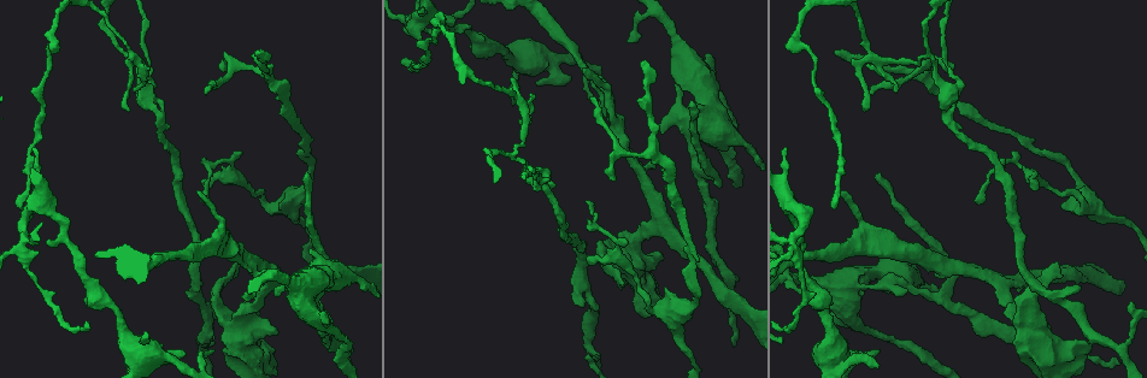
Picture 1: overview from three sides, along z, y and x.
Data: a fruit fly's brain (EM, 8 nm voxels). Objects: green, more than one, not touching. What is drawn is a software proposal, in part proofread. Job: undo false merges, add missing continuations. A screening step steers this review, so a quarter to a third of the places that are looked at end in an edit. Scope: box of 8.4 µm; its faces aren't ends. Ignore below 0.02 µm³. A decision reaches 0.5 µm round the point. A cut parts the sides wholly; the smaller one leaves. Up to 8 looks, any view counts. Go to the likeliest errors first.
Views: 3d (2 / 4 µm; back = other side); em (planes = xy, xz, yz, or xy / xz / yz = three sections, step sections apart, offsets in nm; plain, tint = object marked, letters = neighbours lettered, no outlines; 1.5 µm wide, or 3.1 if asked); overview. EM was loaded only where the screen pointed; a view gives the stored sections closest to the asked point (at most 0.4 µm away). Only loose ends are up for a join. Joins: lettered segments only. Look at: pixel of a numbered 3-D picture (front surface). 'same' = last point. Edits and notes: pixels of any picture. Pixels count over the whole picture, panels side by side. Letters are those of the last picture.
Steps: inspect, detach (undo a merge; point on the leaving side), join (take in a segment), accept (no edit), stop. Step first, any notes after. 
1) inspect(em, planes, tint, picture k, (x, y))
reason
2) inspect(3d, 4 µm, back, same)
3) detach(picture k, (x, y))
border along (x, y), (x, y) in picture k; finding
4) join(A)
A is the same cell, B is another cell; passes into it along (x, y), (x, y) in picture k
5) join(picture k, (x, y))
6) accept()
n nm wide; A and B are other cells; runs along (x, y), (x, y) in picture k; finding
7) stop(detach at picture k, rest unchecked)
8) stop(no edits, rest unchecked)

inspect(em, planes, letters, picture 1, (623, 282))
branch stops here

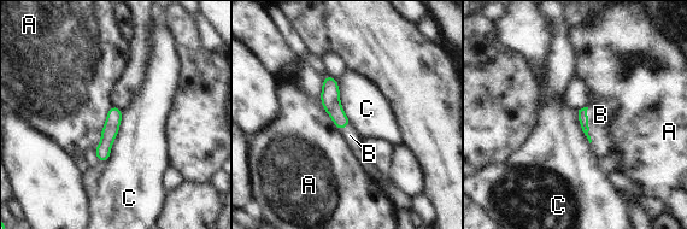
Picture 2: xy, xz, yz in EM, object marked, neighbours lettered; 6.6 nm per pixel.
join(B)
B is the same cell, A and C are other cells; passes into it along (582, 113), (587, 125), (600, 115) in picture 2; the cell continues

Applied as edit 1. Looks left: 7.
inspect(overview)

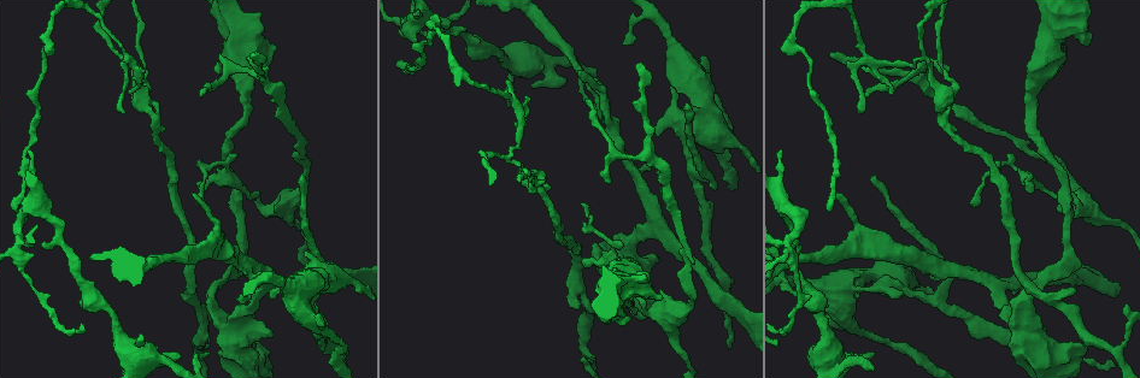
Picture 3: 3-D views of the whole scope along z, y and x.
inspect(em, planes, tint, picture 3, (1034, 190))
free end

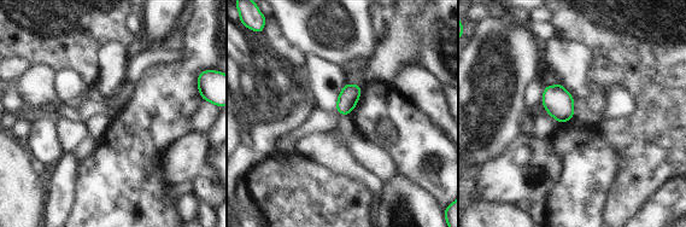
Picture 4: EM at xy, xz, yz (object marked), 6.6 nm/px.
inspect(em, planes, letters, same)
what lies round it

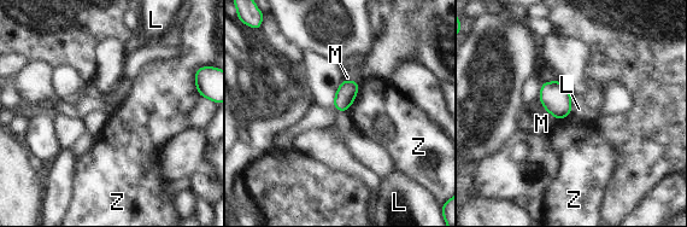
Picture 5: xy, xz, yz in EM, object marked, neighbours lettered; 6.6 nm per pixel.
accept()
L, M and Z are other cells; border along (570, 94), (571, 114) in picture 5; none of them fits

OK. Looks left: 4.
inspect(3d, 4 µm, picture 3, (74, 270))
sudden change in width

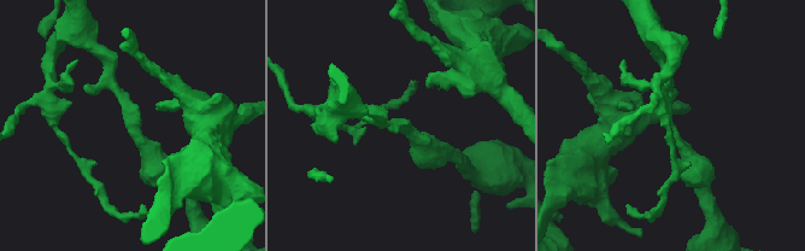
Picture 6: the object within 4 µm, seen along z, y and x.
inspect(em, xy, step 8, tint, picture 6, (407, 123))
arms of 160, 360 nm; need the tissue

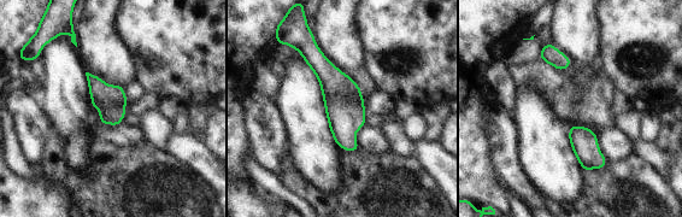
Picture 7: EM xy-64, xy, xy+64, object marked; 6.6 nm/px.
inspect(em, yz, step 4, letters, same)

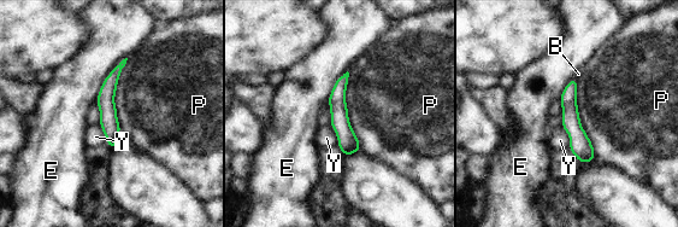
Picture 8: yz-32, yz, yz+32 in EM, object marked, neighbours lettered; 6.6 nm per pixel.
accept()
120 nm wide; B, E, P and Y are other cells; one cell here

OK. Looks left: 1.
stop(join at picture 2, rest unchecked)

